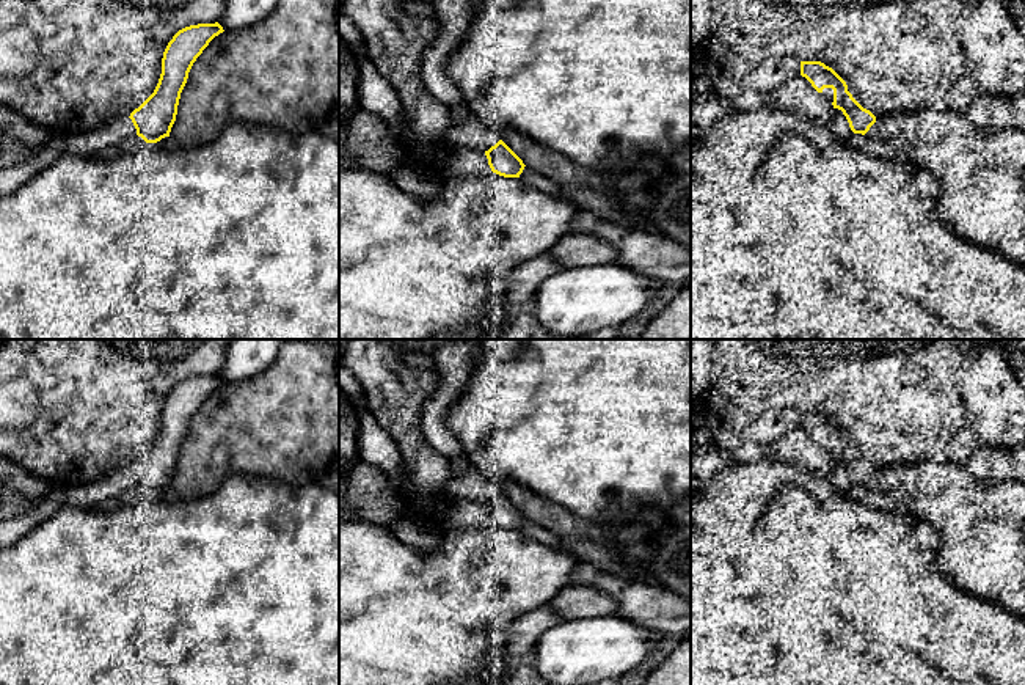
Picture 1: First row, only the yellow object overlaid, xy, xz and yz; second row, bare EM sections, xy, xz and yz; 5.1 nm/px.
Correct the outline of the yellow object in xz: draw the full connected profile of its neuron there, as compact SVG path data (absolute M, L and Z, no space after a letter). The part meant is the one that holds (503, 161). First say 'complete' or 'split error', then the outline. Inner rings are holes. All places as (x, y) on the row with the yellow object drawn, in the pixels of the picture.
split error; M499 140L485 152L466 146L454 149L454 152L443 162L440 171L444 181L485 176L490 173L504 178L520 178L524 167L523 160L502 140Z

